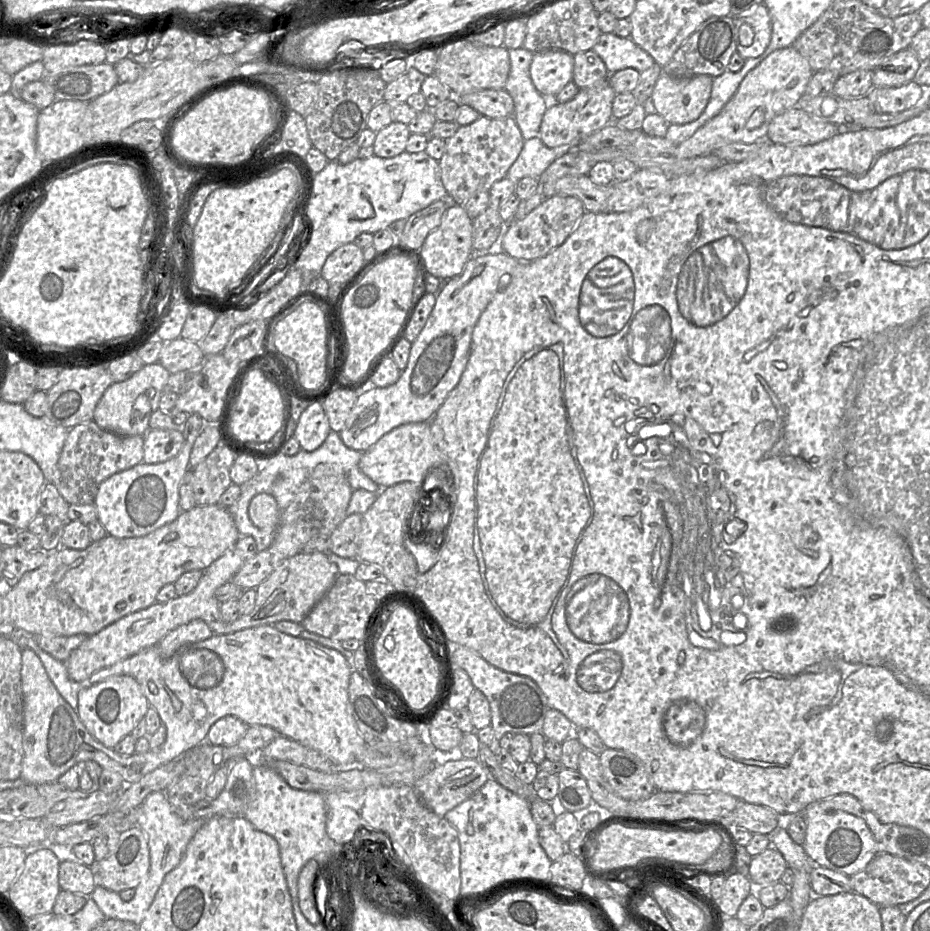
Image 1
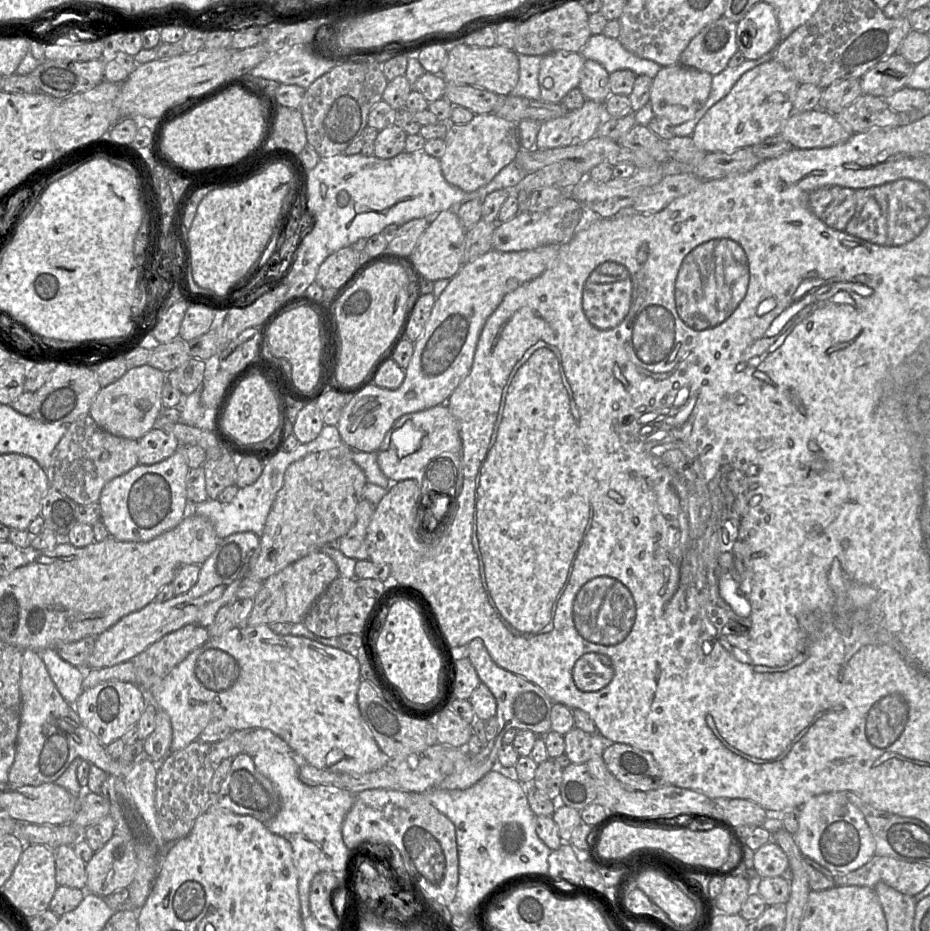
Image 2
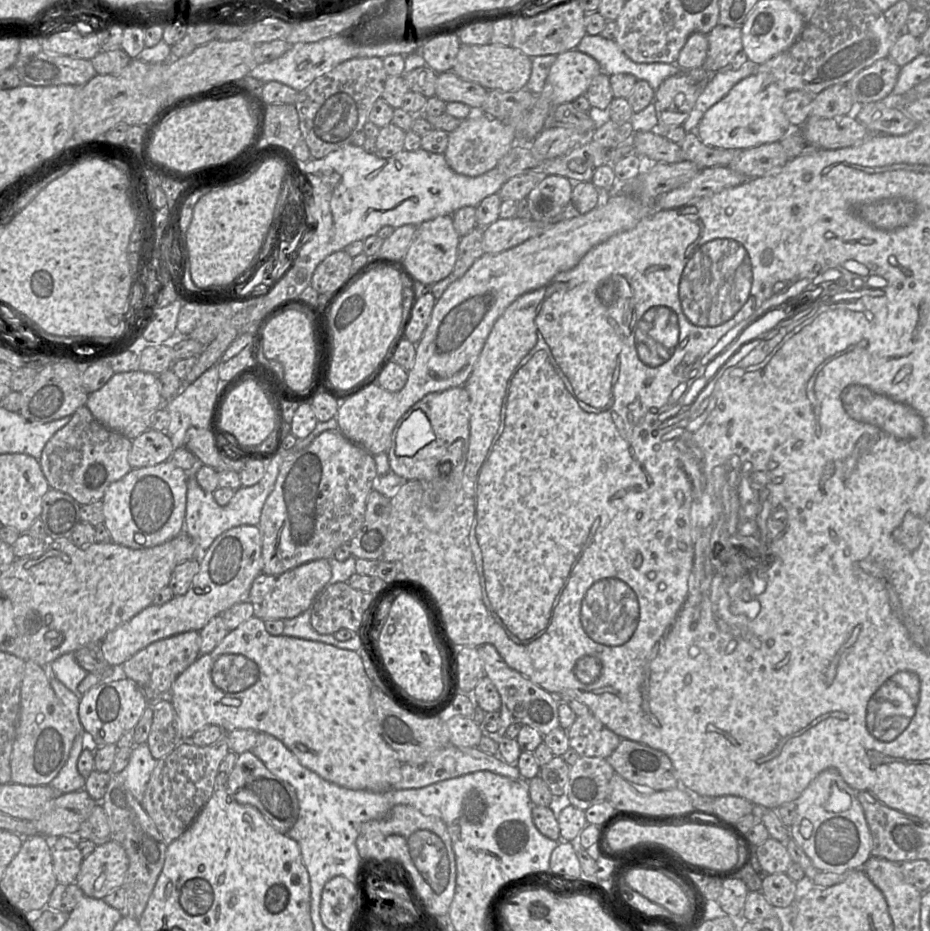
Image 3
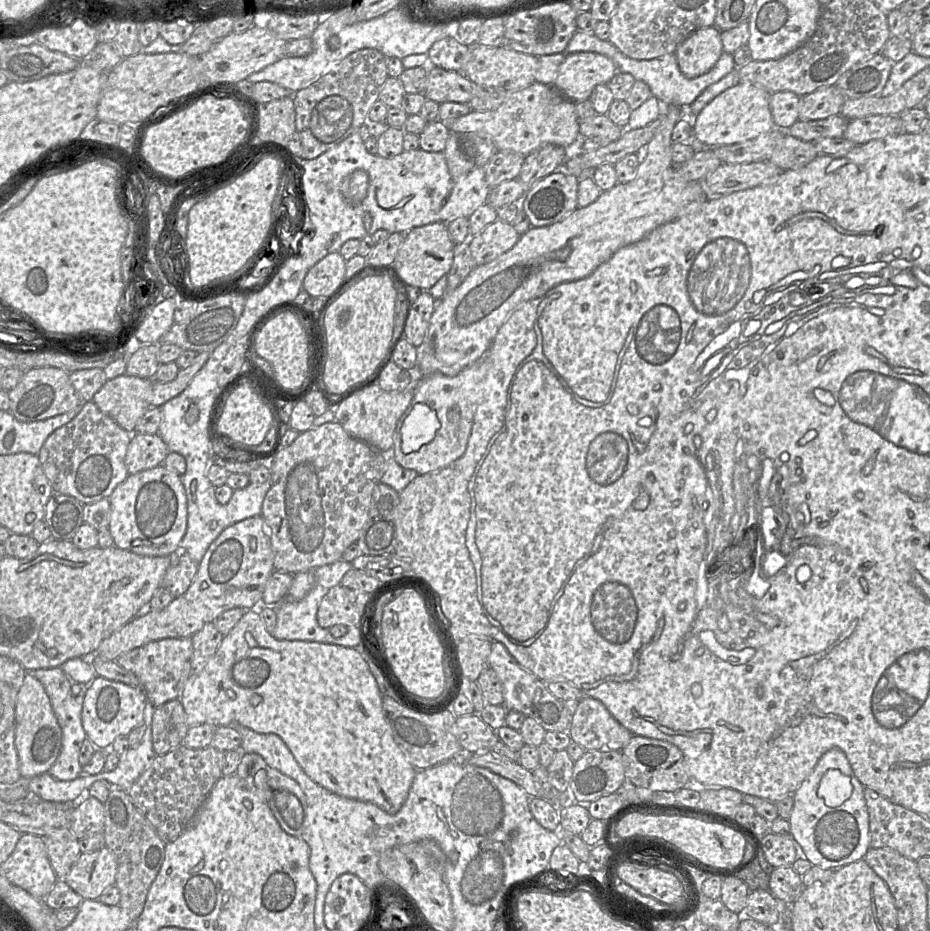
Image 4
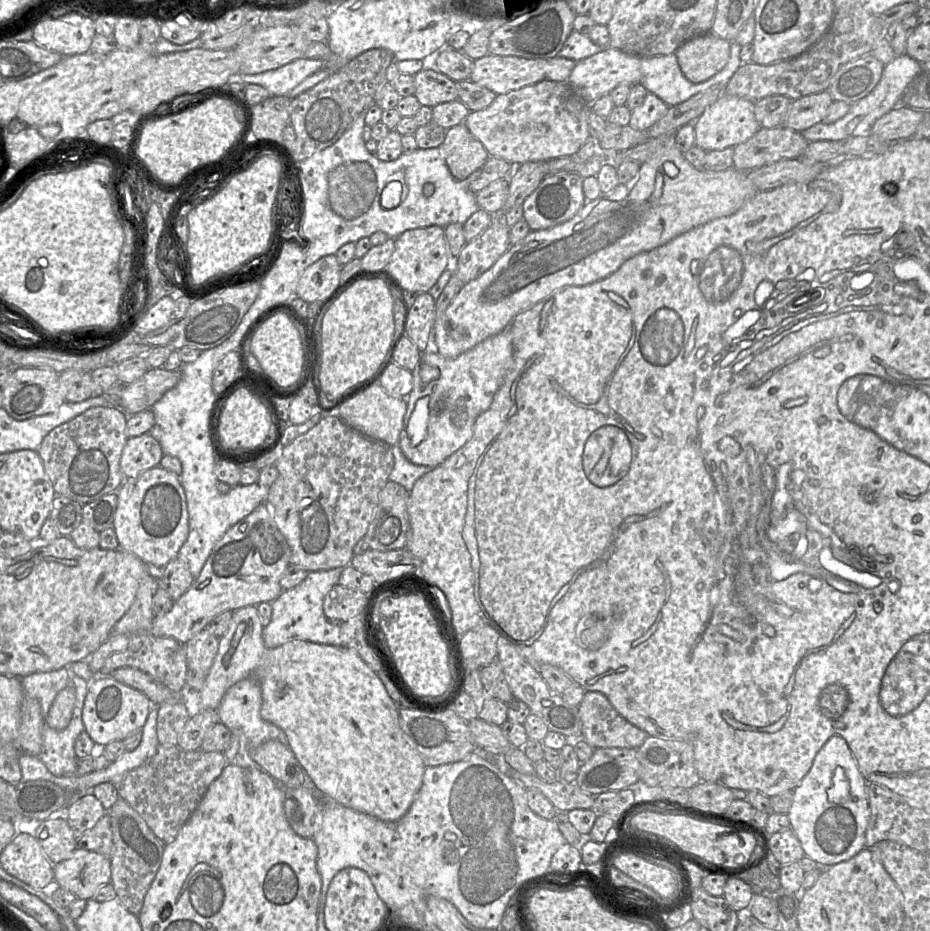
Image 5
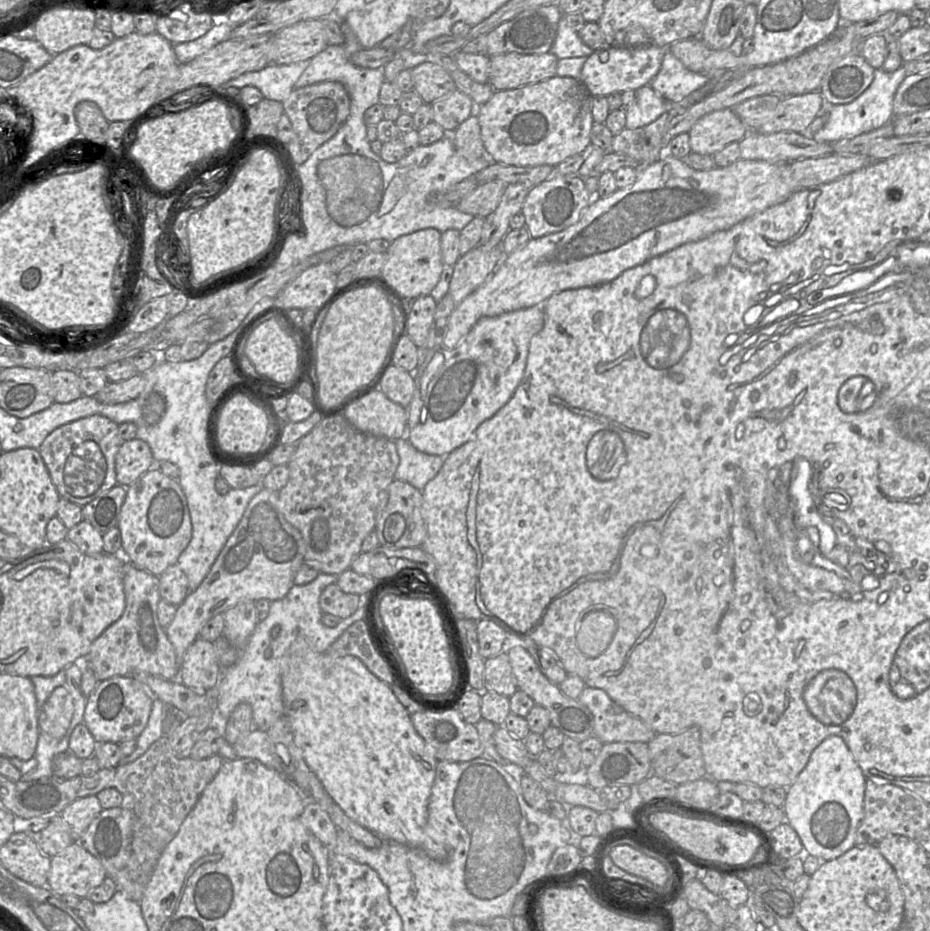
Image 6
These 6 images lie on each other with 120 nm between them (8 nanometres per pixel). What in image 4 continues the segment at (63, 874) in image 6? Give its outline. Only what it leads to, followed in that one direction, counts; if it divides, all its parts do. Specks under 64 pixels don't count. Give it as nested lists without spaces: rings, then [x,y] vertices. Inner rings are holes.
[[[106,846],[90,853],[82,853],[72,865],[65,882],[83,899],[98,898],[116,883],[117,862]]]

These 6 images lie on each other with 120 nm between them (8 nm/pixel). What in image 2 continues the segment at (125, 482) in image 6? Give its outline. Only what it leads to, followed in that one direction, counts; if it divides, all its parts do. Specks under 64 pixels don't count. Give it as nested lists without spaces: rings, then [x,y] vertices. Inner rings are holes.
[[[152,428],[138,440],[138,463],[151,465],[173,455],[180,444],[173,435]]]

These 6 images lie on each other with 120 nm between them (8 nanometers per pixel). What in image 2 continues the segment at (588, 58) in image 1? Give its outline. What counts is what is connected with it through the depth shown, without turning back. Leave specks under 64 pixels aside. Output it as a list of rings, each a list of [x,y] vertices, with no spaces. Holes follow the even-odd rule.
[[[586,59],[580,72],[578,88],[587,100],[605,103],[610,96],[609,75],[600,63]]]

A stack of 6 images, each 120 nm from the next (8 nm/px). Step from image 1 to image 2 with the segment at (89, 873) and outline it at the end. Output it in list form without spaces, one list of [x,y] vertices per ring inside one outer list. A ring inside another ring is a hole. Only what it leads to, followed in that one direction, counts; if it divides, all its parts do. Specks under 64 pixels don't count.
[[[63,845],[52,850],[54,850],[58,886],[86,890],[87,863],[76,855],[73,845]]]

